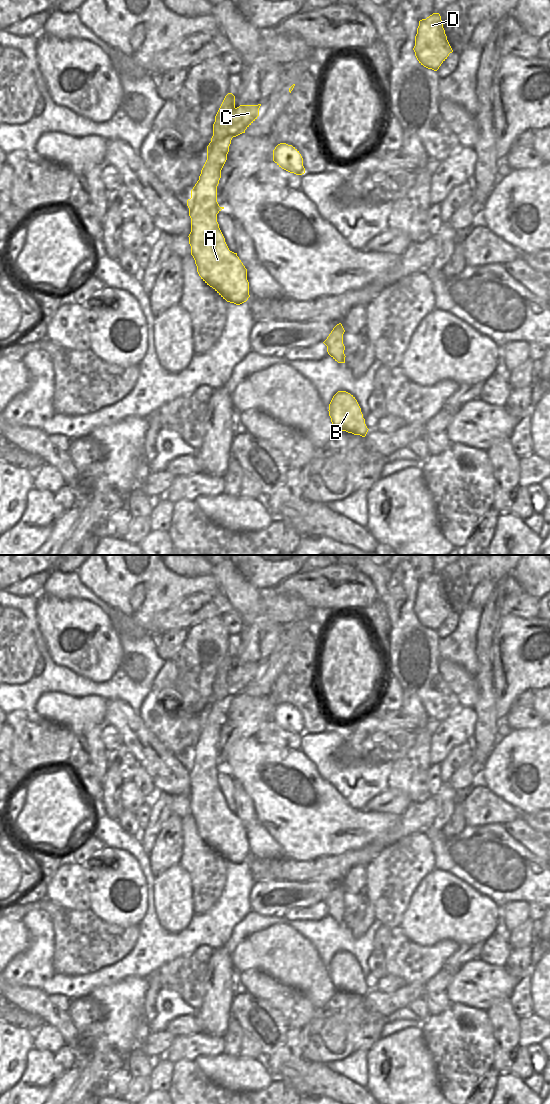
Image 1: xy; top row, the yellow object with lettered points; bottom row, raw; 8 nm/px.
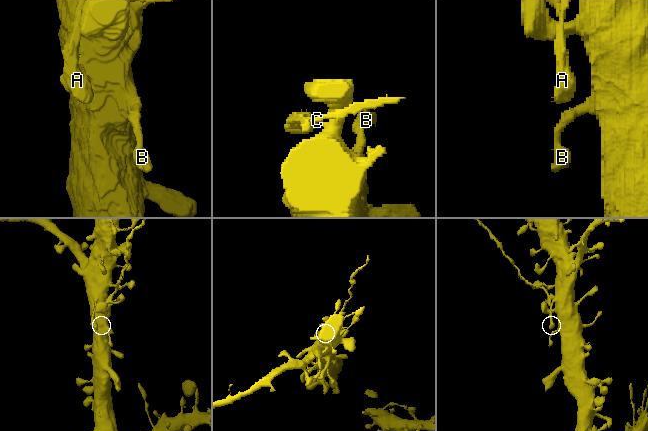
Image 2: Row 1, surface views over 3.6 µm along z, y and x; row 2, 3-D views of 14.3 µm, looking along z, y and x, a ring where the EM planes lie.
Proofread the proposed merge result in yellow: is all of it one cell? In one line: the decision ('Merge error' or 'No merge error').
Merge error

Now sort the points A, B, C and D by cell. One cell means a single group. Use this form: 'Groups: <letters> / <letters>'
Groups: A B D / C

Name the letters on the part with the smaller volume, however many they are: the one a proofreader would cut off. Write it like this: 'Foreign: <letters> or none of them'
Foreign: C

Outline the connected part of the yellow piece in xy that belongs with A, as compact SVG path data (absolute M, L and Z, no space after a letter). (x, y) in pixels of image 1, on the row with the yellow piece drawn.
M228 93L215 116L213 136L207 146L207 160L201 170L199 180L191 190L191 198L187 200L187 206L191 218L191 232L188 236L189 244L199 276L227 302L240 305L250 297L247 269L237 256L237 253L229 250L217 222L217 214L224 209L217 202L217 186L233 138L229 134L229 116L234 109L235 96L232 93Z

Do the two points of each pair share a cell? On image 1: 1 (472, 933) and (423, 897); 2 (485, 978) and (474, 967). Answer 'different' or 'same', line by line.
1: same
2: same

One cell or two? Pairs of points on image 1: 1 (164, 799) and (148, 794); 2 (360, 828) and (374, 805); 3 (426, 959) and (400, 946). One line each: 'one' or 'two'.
1: two
2: two
3: one

